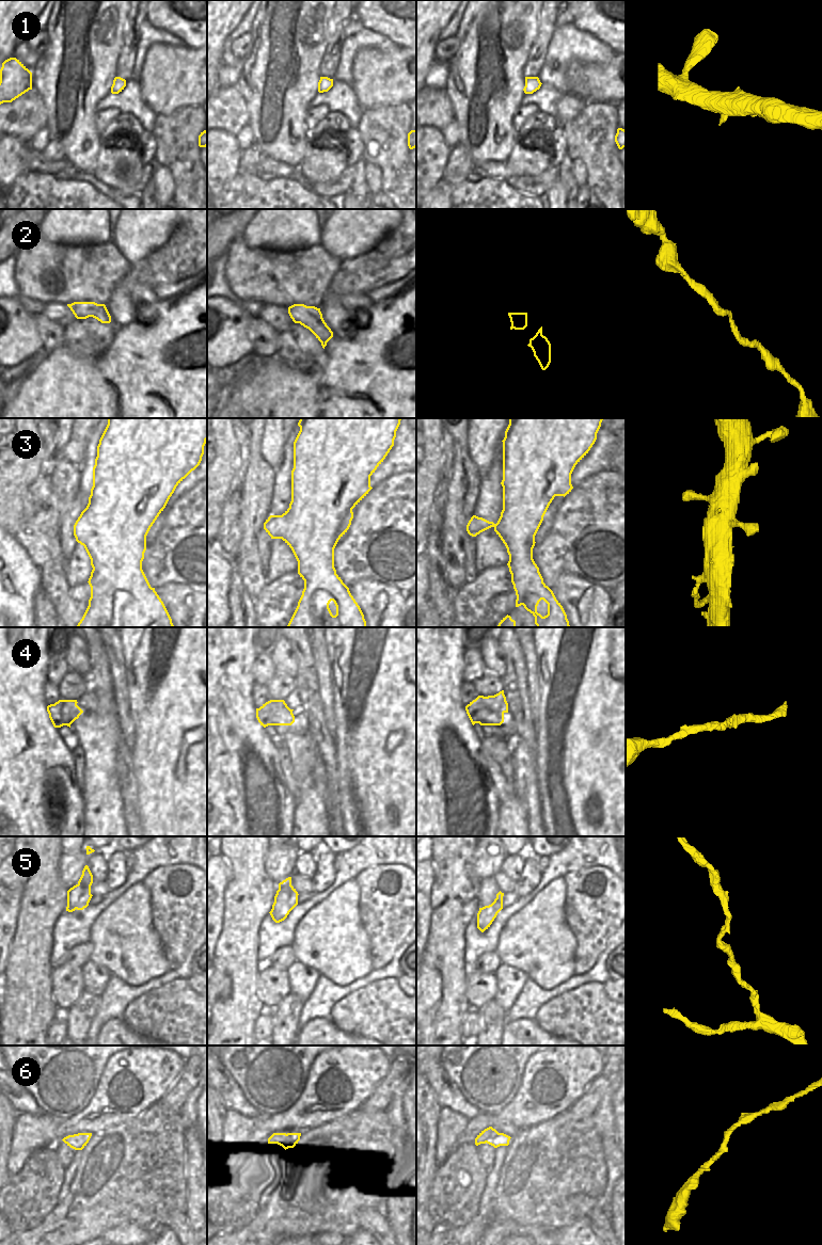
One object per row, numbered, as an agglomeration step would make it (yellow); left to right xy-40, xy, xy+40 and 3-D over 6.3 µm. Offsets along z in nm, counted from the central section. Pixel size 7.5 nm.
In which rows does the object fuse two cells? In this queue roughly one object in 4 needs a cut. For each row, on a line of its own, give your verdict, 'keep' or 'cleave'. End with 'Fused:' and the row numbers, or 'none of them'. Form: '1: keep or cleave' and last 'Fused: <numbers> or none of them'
1: keep
2: keep
3: keep
4: keep
5: keep
6: keep
Fused: none of them

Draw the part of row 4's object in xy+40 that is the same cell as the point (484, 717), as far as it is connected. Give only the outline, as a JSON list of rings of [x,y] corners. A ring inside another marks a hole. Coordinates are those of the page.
[[[504,690],[494,696],[478,696],[465,706],[465,711],[473,725],[501,725],[504,714],[508,713]]]

